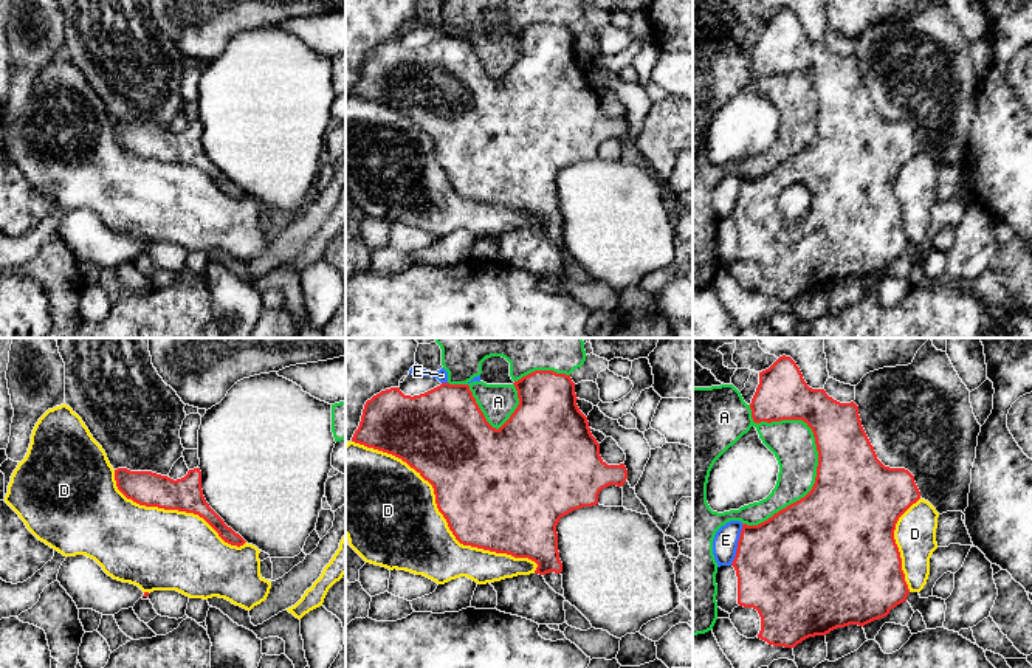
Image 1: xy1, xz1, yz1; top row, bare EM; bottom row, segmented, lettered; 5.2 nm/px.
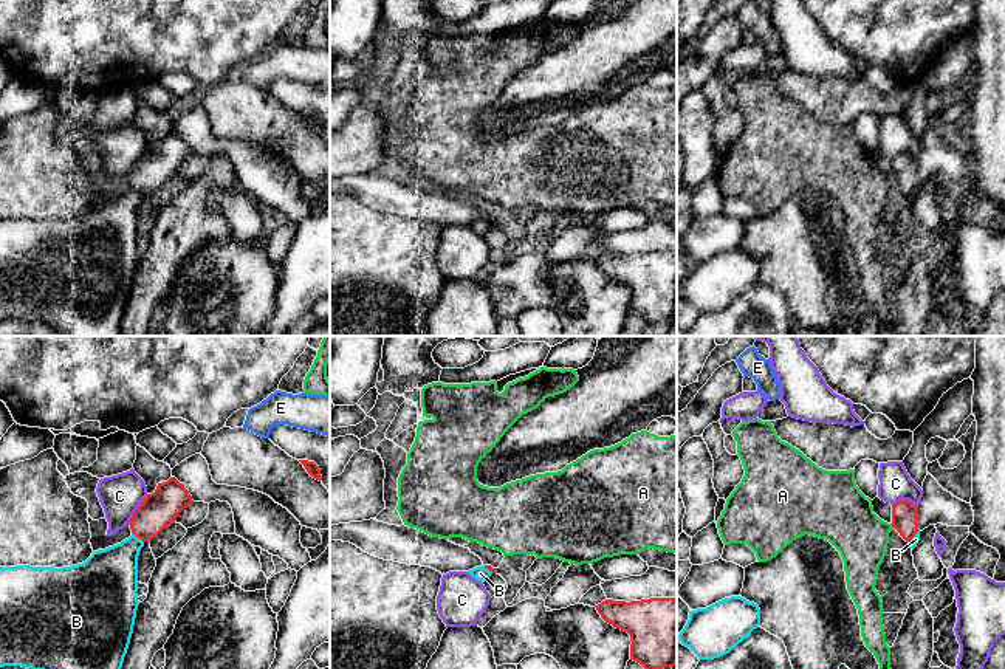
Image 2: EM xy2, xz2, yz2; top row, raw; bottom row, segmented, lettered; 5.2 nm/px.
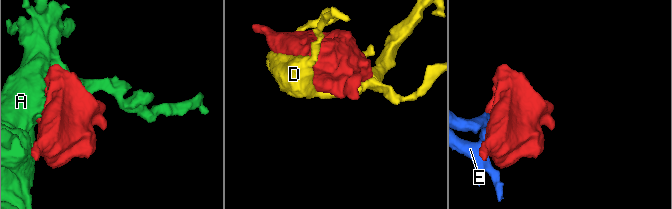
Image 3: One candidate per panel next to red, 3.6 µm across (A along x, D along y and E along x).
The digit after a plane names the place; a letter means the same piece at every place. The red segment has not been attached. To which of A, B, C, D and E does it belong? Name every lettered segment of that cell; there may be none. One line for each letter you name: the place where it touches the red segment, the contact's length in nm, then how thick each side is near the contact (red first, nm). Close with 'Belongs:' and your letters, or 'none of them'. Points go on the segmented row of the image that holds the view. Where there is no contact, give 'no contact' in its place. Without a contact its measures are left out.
Belongs: none of them

